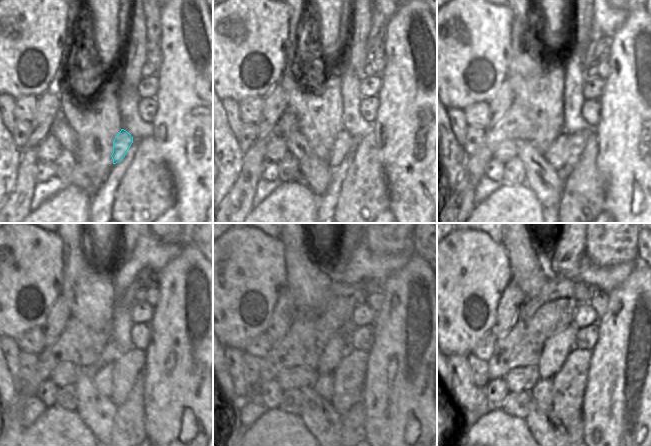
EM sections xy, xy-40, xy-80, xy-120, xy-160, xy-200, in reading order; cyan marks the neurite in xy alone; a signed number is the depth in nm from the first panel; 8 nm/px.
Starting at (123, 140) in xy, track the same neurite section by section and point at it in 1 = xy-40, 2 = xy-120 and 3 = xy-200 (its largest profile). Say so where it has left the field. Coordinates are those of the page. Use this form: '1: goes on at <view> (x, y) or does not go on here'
1: goes on at xy-40 (342, 142)
2: goes on at xy-120 (103, 380)
3: goes on at xy-200 (542, 393)

